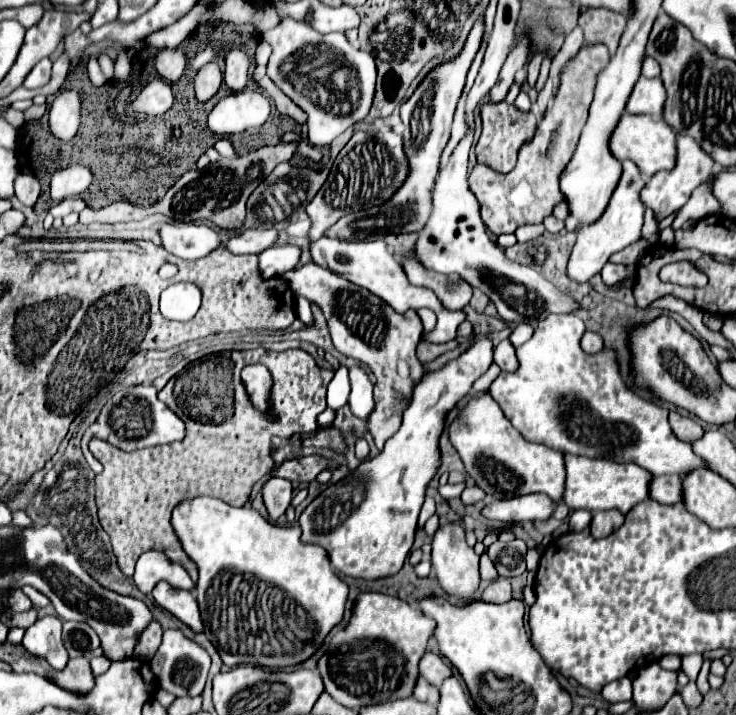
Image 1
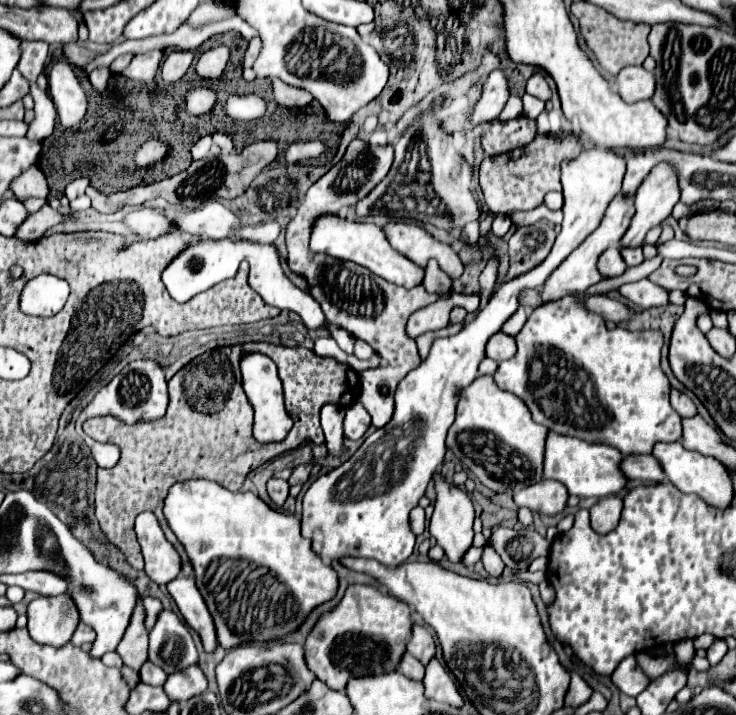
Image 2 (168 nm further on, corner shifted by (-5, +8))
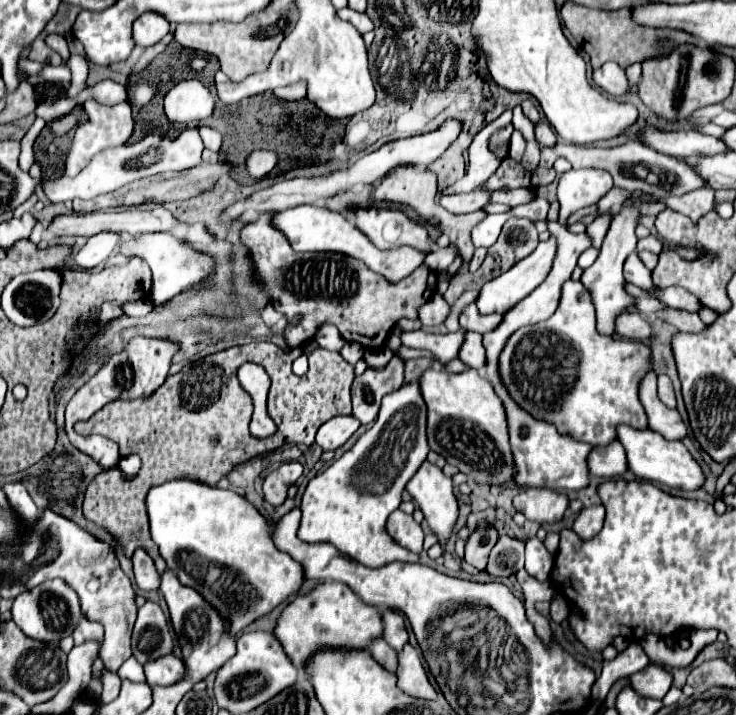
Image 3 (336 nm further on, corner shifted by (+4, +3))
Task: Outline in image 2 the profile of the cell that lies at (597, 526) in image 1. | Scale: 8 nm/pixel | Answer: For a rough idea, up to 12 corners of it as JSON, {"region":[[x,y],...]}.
{"region":[[608,496],[590,508],[592,528],[606,534],[616,528],[622,498]]}

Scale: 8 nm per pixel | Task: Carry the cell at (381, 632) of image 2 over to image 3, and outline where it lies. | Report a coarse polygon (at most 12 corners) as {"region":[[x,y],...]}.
{"region":[[343,583],[297,595],[273,629],[301,671],[321,647],[383,635],[379,609]]}

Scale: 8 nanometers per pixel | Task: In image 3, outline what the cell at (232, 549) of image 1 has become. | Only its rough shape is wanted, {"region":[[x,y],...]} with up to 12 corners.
{"region":[[151,487],[167,569],[233,633],[301,587],[243,495]]}

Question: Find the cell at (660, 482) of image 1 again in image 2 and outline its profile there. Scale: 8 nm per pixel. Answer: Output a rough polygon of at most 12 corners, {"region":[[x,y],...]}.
{"region":[[626,456],[620,468],[630,480],[662,484],[654,456]]}

